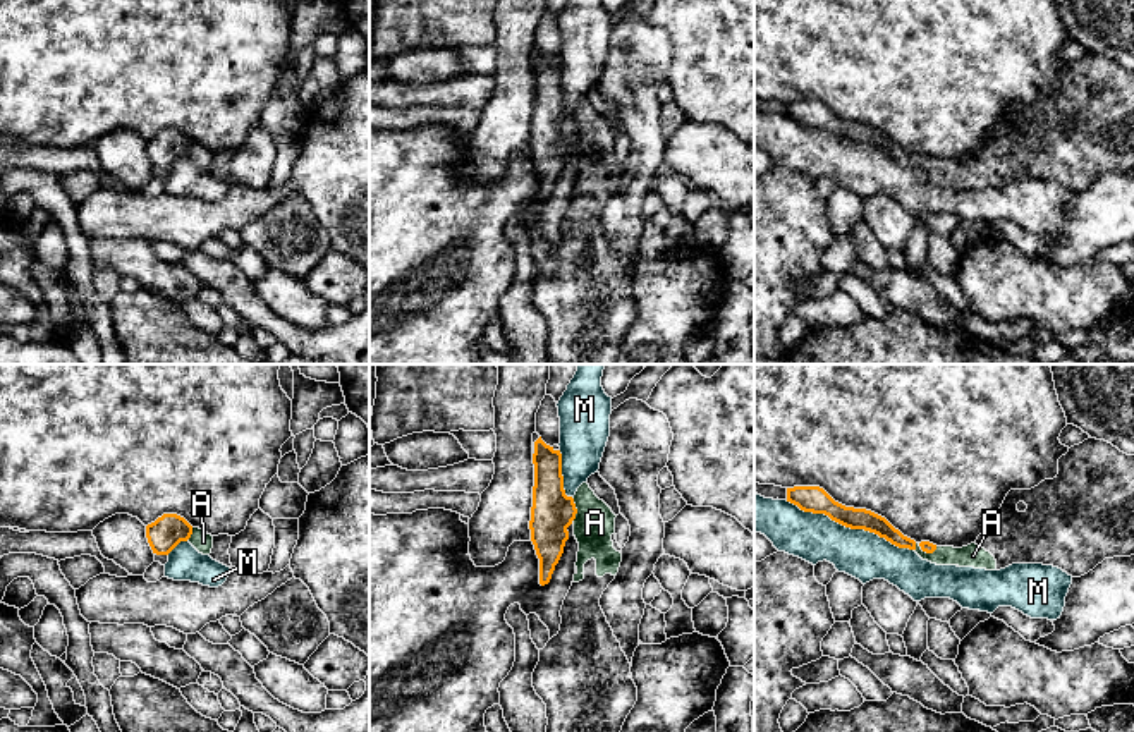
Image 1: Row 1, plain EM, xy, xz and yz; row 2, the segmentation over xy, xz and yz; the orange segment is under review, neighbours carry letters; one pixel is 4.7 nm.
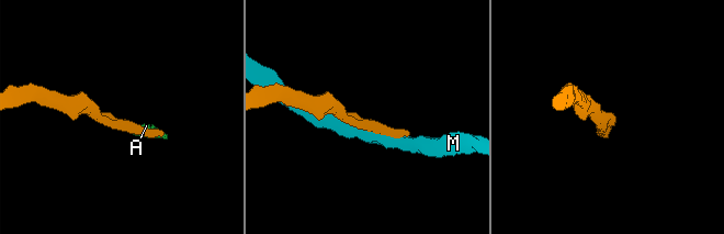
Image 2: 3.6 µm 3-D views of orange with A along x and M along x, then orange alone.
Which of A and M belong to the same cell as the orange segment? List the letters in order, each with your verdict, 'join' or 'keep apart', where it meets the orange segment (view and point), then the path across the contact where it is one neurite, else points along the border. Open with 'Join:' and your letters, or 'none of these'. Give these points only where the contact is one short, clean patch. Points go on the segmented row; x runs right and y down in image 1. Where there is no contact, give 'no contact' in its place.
Join: A
A: join | xz (576, 509)
M: keep apart | yz (849, 526)

